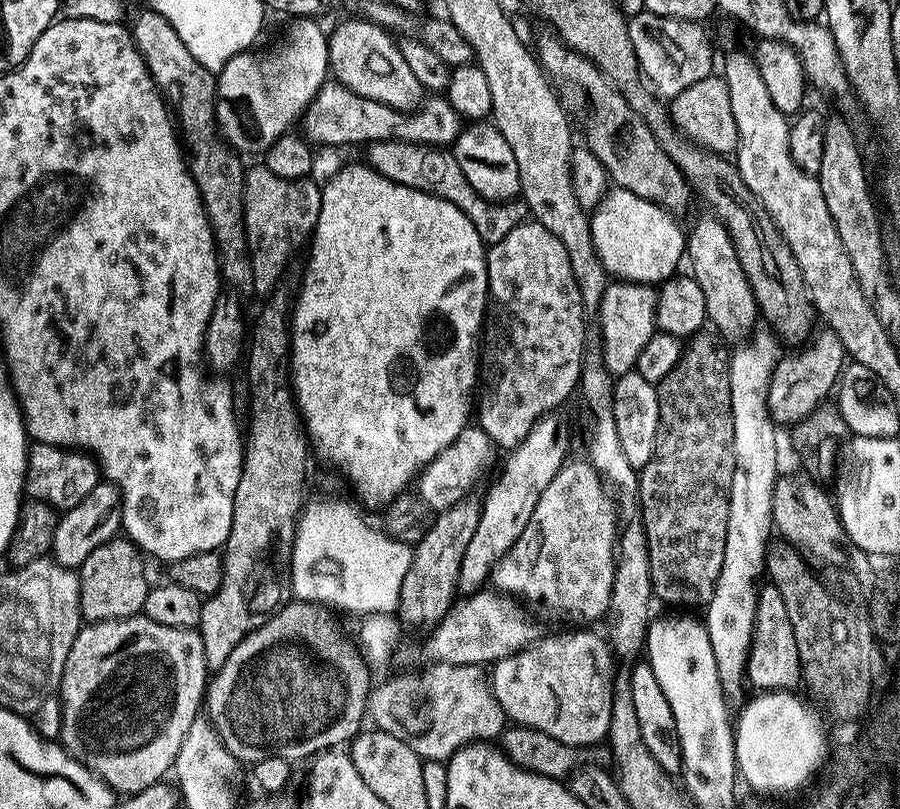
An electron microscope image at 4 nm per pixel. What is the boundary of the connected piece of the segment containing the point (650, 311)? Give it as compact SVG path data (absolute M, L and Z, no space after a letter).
M630 280L609 282L600 299L600 337L598 343L600 353L604 356L604 364L613 374L623 374L635 369L637 356L642 352L642 346L658 331L656 326L656 294L657 289L651 284L634 284Z

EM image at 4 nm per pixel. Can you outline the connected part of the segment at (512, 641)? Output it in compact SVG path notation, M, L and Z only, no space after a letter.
M481 590L462 600L453 603L452 609L441 618L440 623L427 633L429 636L424 644L424 652L429 656L429 661L491 666L497 660L521 652L529 644L535 644L541 639L542 632L536 629L535 622L527 620L523 610L516 605L519 603L507 594Z

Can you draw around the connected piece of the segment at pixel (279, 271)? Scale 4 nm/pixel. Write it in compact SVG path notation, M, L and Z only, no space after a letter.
M257 166L249 167L244 173L244 229L248 239L248 253L252 263L252 287L253 293L257 292L260 298L267 298L272 295L276 285L281 283L284 267L288 264L288 259L299 250L305 247L306 241L316 231L318 222L318 210L320 209L321 185L315 184L315 179L305 178L303 180L287 180L278 178L270 169Z

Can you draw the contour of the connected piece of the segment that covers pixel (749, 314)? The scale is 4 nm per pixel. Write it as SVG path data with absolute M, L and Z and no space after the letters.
M703 214L689 227L686 232L686 264L689 264L690 274L698 282L698 286L702 286L702 298L706 298L706 314L708 315L707 323L721 337L739 341L741 338L747 337L753 331L752 323L758 320L758 309L756 307L756 299L752 293L750 282L746 278L746 274L742 270L742 262L738 262L738 254L734 250L734 242L730 242L730 234L726 230L726 226L722 226L722 222L711 214Z

